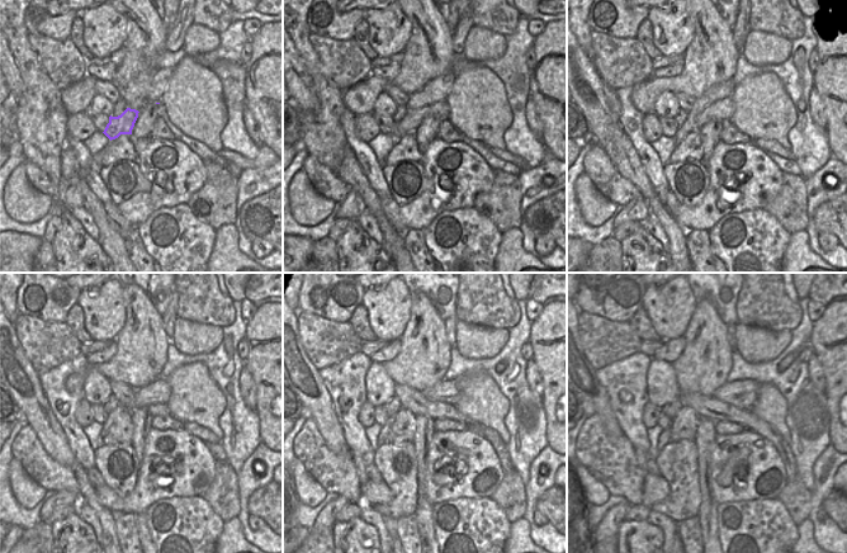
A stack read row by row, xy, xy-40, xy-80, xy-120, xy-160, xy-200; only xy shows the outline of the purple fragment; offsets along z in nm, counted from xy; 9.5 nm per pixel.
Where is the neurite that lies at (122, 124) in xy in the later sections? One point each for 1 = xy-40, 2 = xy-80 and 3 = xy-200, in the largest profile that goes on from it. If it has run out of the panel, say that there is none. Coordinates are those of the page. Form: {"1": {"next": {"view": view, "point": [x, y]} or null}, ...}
{"1": {"next": {"view": "xy-40", "point": [412, 119]}}, "2": {"next": {"view": "xy-80", "point": [723, 109]}}, "3": {"next": {"view": "xy-200", "point": [741, 393]}}}

